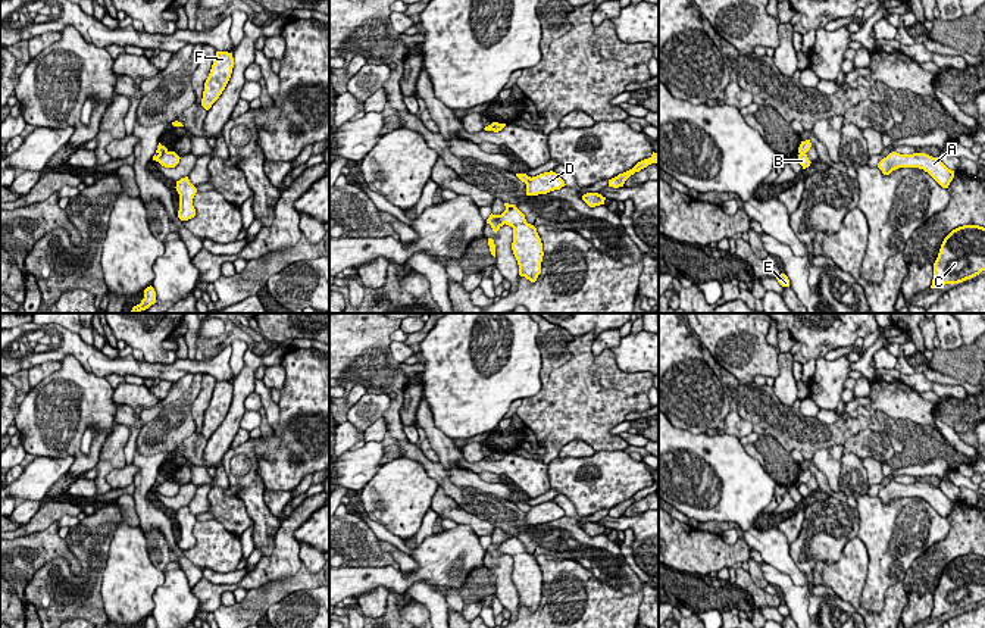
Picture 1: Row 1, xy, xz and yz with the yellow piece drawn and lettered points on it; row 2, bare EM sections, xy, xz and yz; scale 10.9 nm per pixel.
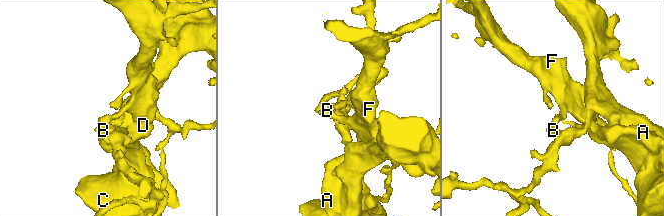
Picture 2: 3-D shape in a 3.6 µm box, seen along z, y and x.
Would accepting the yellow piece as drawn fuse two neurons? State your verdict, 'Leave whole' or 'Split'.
Split

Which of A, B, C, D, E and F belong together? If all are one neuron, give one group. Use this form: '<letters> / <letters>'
A C D F / B E

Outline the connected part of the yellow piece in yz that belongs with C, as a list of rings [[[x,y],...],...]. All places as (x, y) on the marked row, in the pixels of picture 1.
[[[963,225],[942,241],[931,288],[959,284],[985,271],[985,228]]]

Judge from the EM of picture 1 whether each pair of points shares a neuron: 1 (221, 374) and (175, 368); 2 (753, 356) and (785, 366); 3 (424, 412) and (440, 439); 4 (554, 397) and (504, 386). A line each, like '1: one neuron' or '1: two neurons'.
1: one neuron
2: two neurons
3: one neuron
4: two neurons

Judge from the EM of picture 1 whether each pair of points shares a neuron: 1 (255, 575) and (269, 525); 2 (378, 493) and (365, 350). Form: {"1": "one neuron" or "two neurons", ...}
{"1": "two neurons", "2": "two neurons"}

